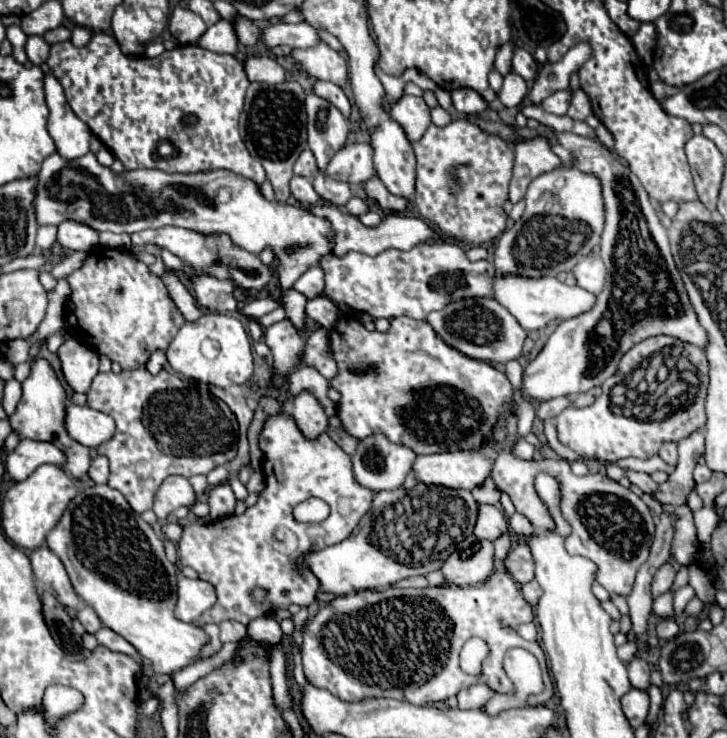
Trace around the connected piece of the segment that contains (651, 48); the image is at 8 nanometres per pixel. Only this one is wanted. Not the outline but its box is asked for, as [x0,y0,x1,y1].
[631,22,655,66]

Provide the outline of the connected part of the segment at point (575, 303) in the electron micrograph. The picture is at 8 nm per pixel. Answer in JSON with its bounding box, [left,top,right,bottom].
[493,274,595,330]

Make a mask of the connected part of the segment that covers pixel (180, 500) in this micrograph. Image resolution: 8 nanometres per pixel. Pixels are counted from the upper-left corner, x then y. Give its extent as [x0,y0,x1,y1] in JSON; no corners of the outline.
[153,476,195,522]

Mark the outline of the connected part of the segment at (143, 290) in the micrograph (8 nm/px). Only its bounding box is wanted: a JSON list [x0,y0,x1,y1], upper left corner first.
[67,246,185,370]

